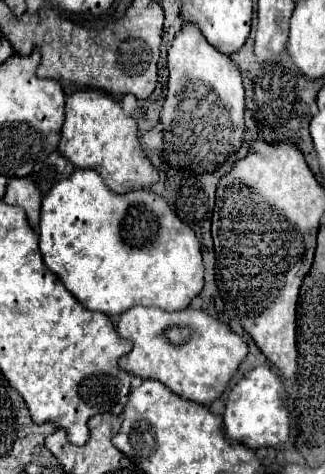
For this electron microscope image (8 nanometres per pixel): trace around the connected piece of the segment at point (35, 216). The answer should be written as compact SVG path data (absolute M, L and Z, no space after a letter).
M15 177L7 185L5 193L5 203L9 205L19 205L27 211L29 225L33 229L39 227L39 211L41 211L41 191L31 183L29 177Z

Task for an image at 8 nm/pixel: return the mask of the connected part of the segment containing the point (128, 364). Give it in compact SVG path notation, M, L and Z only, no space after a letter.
M131 307L119 317L117 333L133 341L131 353L119 359L121 369L143 379L157 379L179 397L201 405L209 405L227 389L239 363L249 353L243 337L209 313L191 307L173 313L157 307Z

